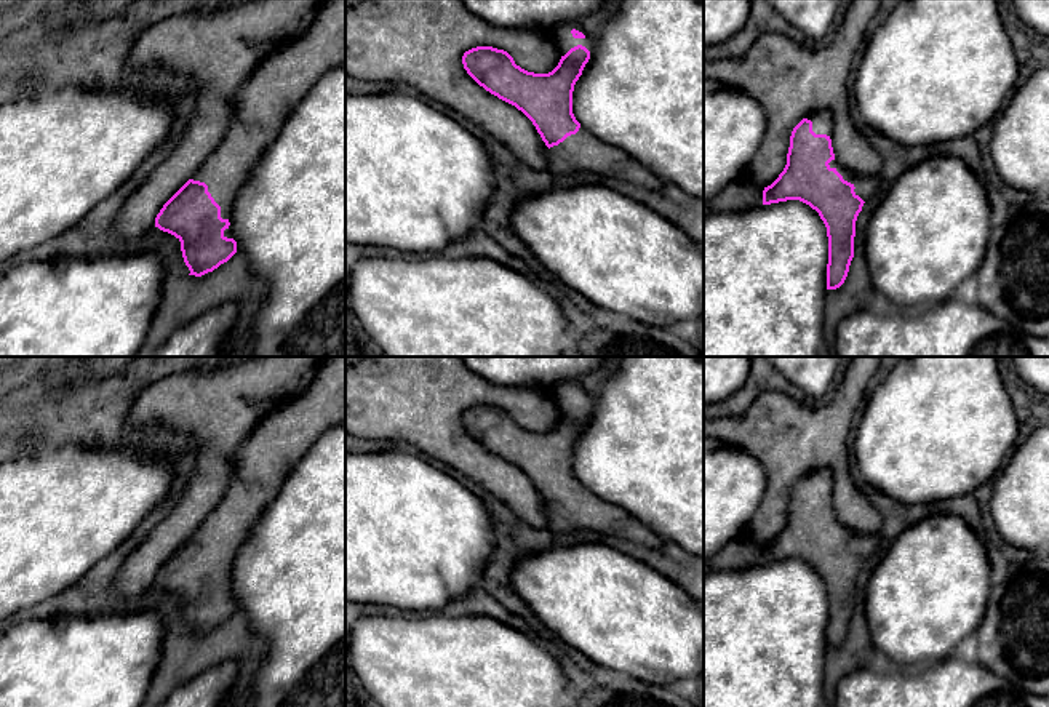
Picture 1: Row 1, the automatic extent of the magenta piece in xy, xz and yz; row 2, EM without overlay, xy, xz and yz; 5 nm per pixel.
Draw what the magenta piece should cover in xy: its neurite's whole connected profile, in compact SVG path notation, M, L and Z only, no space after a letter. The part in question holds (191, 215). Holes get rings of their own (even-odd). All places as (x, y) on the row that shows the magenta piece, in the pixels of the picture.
M325 0L313 24L297 40L280 46L269 54L254 74L238 88L233 98L233 118L219 147L206 158L201 168L189 179L160 210L155 227L174 235L181 242L181 251L190 274L201 277L227 262L237 253L237 242L229 229L233 202L249 179L269 144L277 138L286 117L296 104L331 69L345 67L345 0Z

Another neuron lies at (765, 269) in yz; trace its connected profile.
M787 200L704 218L704 357L828 357L824 336L828 237L819 213Z

